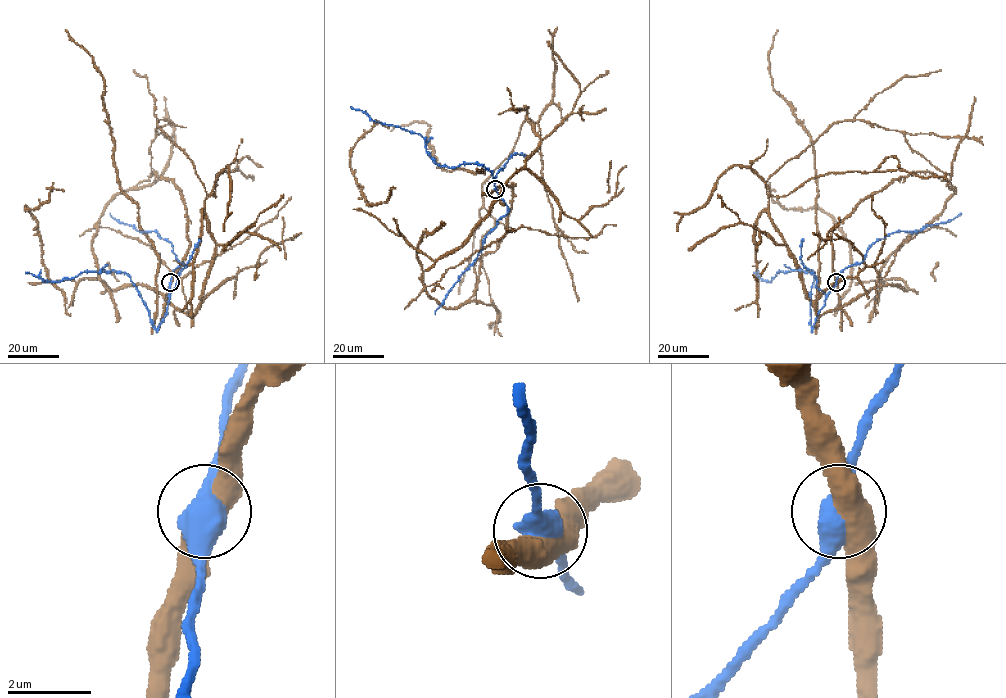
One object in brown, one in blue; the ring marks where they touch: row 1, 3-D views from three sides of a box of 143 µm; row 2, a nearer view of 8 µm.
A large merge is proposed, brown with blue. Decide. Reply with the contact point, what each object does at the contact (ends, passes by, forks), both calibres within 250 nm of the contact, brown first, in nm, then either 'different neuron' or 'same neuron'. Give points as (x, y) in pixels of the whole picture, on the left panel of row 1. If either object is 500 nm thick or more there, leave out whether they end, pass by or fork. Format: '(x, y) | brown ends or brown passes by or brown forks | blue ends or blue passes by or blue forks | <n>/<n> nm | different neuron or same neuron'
(170, 282) | 550/480 nm | same neuron

